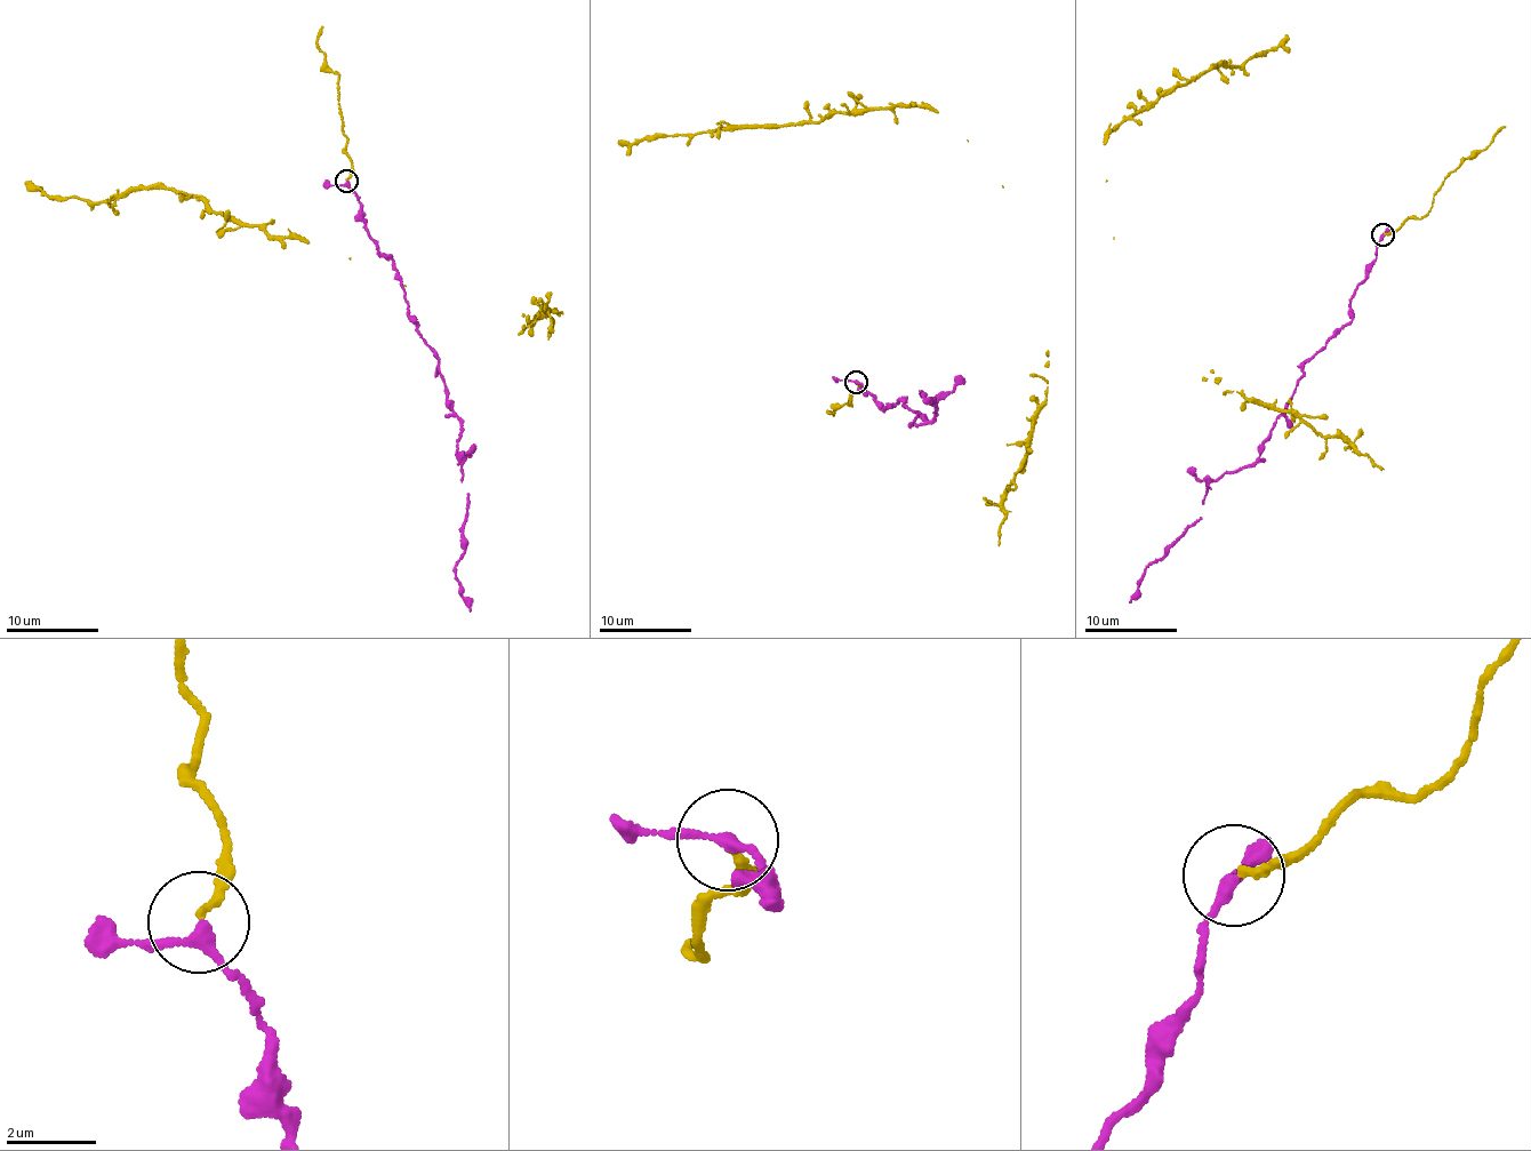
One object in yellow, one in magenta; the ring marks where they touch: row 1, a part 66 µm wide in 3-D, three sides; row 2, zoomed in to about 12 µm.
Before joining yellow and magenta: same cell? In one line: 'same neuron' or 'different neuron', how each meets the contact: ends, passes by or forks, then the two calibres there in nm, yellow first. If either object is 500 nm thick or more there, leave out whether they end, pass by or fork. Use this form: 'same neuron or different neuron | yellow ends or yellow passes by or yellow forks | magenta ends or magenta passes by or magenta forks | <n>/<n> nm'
same neuron | yellow ends | magenta passes by | 170/240 nm

